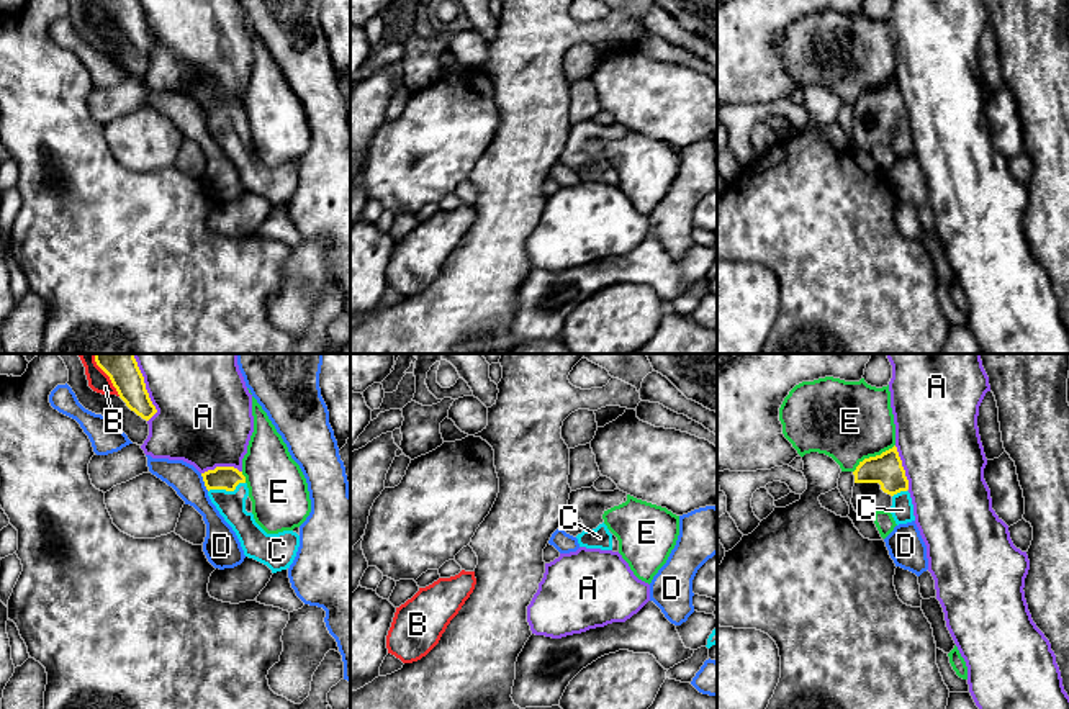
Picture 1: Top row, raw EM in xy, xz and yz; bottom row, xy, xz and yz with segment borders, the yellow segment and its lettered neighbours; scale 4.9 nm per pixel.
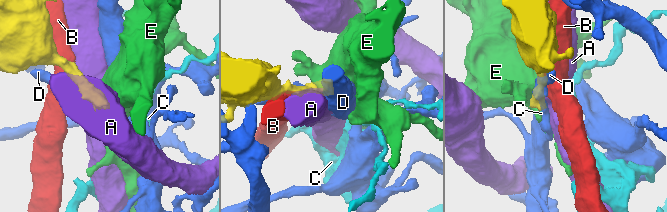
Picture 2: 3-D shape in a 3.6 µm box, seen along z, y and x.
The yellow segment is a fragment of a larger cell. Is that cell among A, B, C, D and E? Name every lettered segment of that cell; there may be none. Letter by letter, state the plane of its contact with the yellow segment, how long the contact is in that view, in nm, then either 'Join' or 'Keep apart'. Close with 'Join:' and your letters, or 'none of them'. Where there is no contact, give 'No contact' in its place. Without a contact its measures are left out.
A: Touches yellow in xy. Shared border 280 nm. Keep apart
B: Touches yellow in xy. Shared border 180 nm. Keep apart
C: Touches yellow in xy. Shared border 190 nm. Join
D: Touches yellow in xy. Shared border 100 nm. Keep apart
E: Touches yellow in yz. Shared border 240 nm. Keep apart
Join: C

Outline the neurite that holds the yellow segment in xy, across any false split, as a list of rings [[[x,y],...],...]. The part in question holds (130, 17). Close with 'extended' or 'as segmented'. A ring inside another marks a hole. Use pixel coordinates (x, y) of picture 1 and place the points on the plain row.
[[[100,0],[111,13],[120,31],[142,52],[149,54],[156,46],[144,10],[139,0]]]; as segmented

